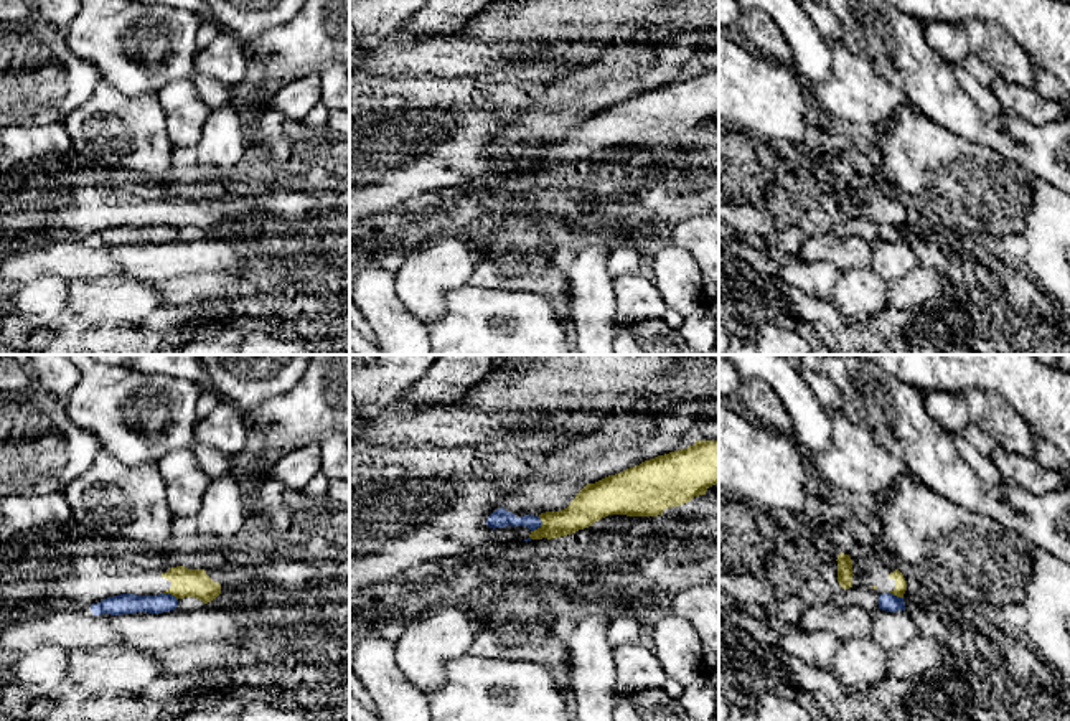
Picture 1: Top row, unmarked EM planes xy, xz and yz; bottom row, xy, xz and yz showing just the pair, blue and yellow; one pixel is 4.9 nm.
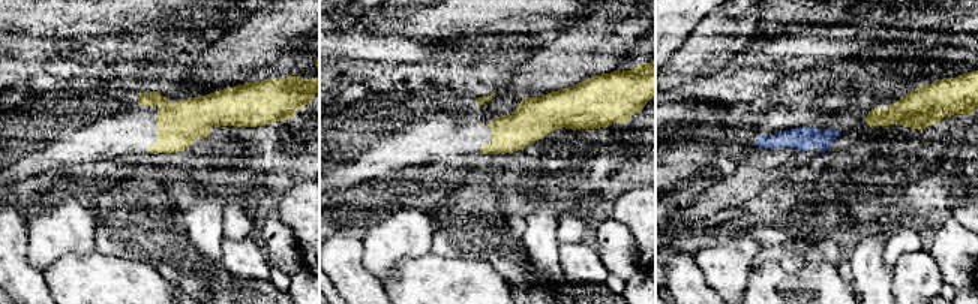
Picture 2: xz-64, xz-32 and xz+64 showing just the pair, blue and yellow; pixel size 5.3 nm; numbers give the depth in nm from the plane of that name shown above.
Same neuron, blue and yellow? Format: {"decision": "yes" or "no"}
{"decision": "no"}

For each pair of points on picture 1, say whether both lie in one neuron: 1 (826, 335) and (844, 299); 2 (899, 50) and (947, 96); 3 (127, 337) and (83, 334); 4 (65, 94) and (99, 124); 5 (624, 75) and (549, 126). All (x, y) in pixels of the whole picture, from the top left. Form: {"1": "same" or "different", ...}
{"1": "different", "2": "same", "3": "same", "4": "different", "5": "same"}

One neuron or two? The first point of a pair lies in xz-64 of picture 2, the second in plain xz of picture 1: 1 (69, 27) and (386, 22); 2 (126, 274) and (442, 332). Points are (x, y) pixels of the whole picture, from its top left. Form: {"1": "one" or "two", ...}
{"1": "two", "2": "one"}

